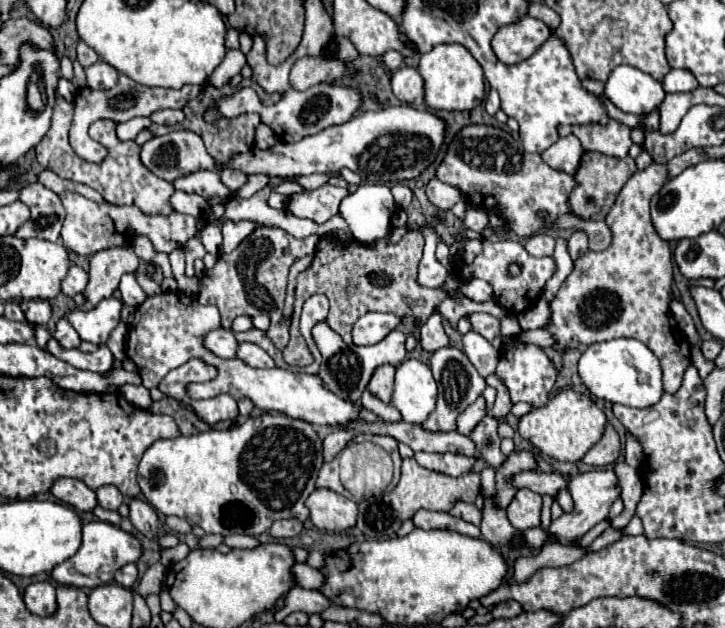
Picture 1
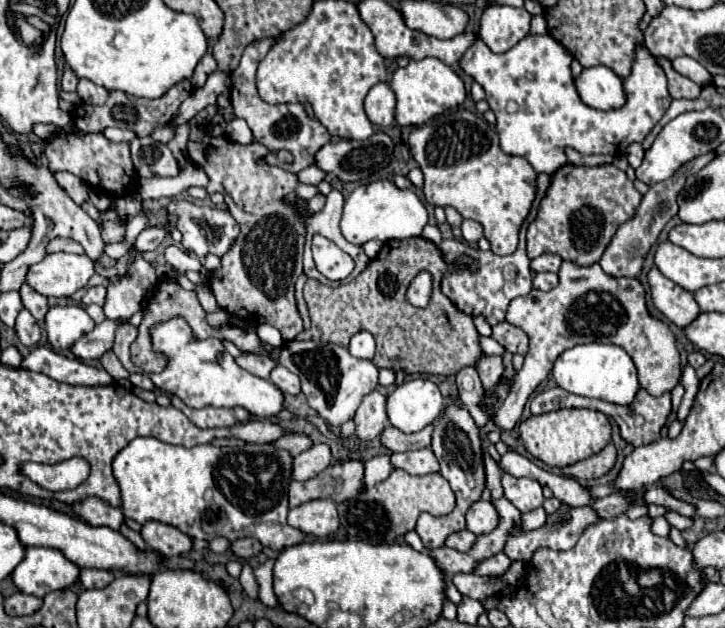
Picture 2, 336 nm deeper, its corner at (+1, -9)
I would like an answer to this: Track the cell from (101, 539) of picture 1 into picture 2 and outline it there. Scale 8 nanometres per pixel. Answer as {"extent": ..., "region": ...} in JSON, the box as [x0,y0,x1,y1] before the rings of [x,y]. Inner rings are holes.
{"extent":[11,547,81,597],"region":[[[27,547],[23,563],[19,563],[11,579],[19,591],[43,597],[55,589],[69,589],[79,581],[79,573],[81,569],[69,559],[63,559],[61,551],[51,551],[49,547]]]}

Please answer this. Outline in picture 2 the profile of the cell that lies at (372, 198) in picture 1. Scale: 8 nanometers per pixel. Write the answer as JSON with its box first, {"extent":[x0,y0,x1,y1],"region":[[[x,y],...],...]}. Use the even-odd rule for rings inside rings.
{"extent":[341,181,427,245],"region":[[[375,181],[369,185],[357,187],[347,199],[341,217],[341,231],[347,241],[355,245],[365,245],[371,239],[391,241],[391,239],[409,239],[419,237],[427,225],[427,209],[411,189],[397,189],[391,181]]]}

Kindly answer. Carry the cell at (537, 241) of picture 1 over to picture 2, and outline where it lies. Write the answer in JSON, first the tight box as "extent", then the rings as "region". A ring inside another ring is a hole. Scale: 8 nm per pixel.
{"extent":[533,273,557,291],"region":[[[535,273],[533,287],[541,291],[549,291],[557,285],[557,273]]]}

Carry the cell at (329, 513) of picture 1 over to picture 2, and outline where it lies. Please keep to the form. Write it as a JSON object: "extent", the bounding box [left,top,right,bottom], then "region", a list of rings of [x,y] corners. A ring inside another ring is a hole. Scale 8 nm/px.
{"extent":[289,499,339,537],"region":[[[317,499],[311,503],[303,503],[289,511],[289,525],[315,537],[333,535],[339,529],[337,505],[329,499]]]}

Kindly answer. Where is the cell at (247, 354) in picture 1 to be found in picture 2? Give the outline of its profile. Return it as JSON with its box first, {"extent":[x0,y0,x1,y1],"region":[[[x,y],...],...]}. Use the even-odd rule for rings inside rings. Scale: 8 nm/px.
{"extent":[269,365,301,395],"region":[[[275,365],[275,369],[271,371],[271,377],[269,377],[283,393],[289,393],[289,395],[297,395],[301,393],[301,385],[299,385],[299,377],[293,375],[289,369],[285,369],[283,365]]]}

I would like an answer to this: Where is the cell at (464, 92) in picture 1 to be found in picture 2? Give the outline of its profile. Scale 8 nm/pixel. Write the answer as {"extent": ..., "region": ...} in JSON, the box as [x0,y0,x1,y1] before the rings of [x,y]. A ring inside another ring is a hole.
{"extent":[391,57,467,125],"region":[[[425,57],[421,61],[411,59],[407,67],[399,67],[393,73],[391,79],[391,87],[397,95],[397,115],[395,121],[397,125],[423,125],[427,123],[431,117],[441,115],[443,111],[451,109],[451,107],[459,107],[463,105],[467,91],[465,91],[465,83],[463,79],[443,61],[433,59],[433,57]]]}

